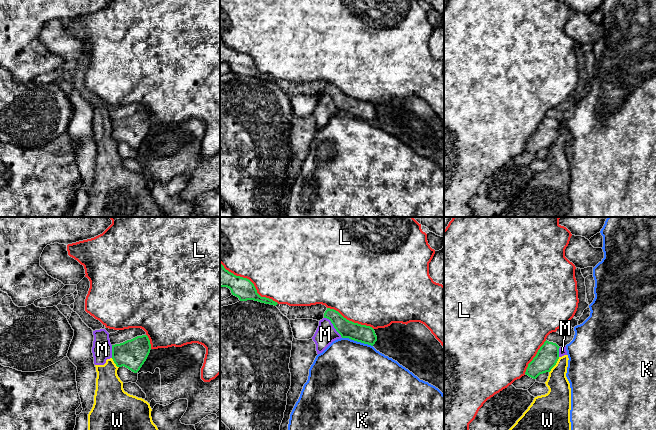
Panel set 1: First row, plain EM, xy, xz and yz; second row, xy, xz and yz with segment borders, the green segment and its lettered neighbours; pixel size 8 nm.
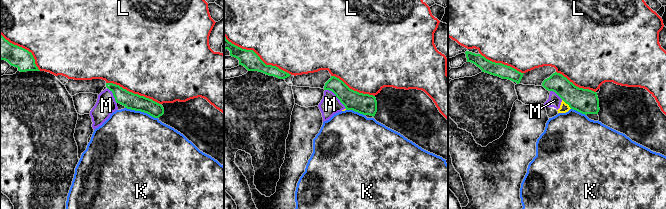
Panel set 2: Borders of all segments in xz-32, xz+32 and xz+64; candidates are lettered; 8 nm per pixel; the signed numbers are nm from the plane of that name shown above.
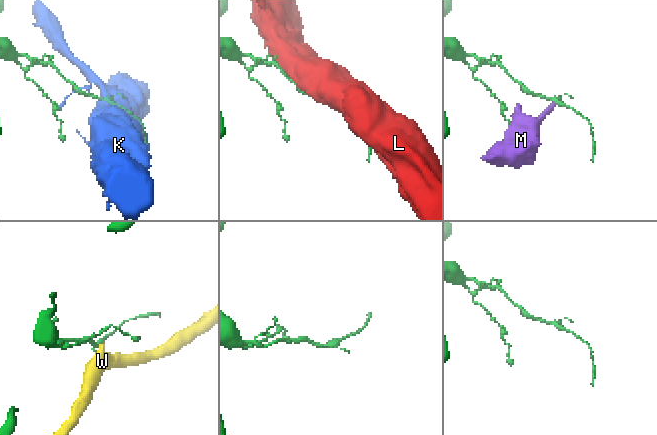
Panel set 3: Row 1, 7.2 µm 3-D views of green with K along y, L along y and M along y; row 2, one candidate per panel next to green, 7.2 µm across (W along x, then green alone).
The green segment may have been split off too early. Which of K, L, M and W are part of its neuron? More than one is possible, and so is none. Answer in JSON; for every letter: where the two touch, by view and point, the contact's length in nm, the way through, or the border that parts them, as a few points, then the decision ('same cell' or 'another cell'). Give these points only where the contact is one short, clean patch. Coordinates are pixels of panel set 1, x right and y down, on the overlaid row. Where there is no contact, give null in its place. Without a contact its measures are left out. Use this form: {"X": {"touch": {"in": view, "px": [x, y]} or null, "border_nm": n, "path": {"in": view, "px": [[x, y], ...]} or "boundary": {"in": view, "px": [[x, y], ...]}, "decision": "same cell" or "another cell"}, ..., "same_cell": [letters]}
{"K": {"touch": {"in": "xz", "px": [357, 341]}, "border_nm": 260, "decision": "another cell"}, "L": {"touch": {"in": "xz", "px": [251, 282]}, "border_nm": 600, "decision": "another cell"}, "M": {"touch": {"in": "xz", "px": [333, 325]}, "border_nm": 220, "boundary": {"in": "xz", "px": [[324, 317], [330, 321], [342, 337]]}, "decision": "another cell"}, "W": {"touch": {"in": "yz", "px": [555, 364]}, "border_nm": 150, "boundary": {"in": "yz", "px": [[559, 357], [549, 372]]}, "decision": "another cell"}, "same_cell": []}

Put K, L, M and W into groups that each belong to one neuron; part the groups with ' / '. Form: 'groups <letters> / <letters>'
groups K / L / M W

